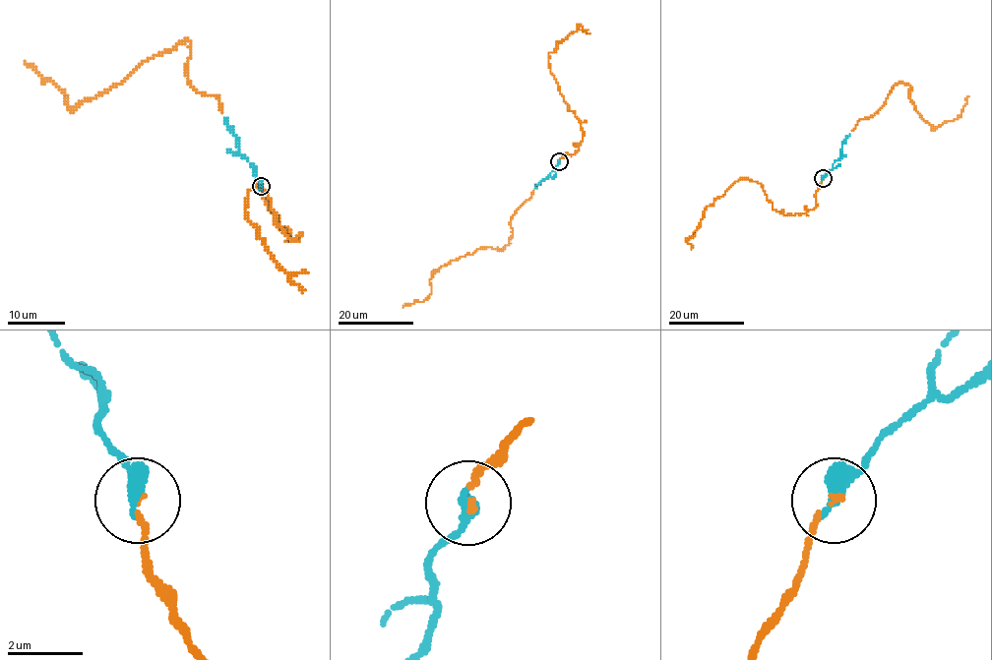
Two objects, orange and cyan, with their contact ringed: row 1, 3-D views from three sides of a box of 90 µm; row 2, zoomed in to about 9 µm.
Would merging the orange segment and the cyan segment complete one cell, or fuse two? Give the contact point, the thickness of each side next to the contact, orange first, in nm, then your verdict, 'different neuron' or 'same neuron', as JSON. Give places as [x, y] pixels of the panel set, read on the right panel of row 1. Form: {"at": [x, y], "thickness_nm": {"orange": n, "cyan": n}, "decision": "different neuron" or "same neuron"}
{"at": [823, 178], "thickness_nm": {"orange": 110, "cyan": 480}, "decision": "same neuron"}

